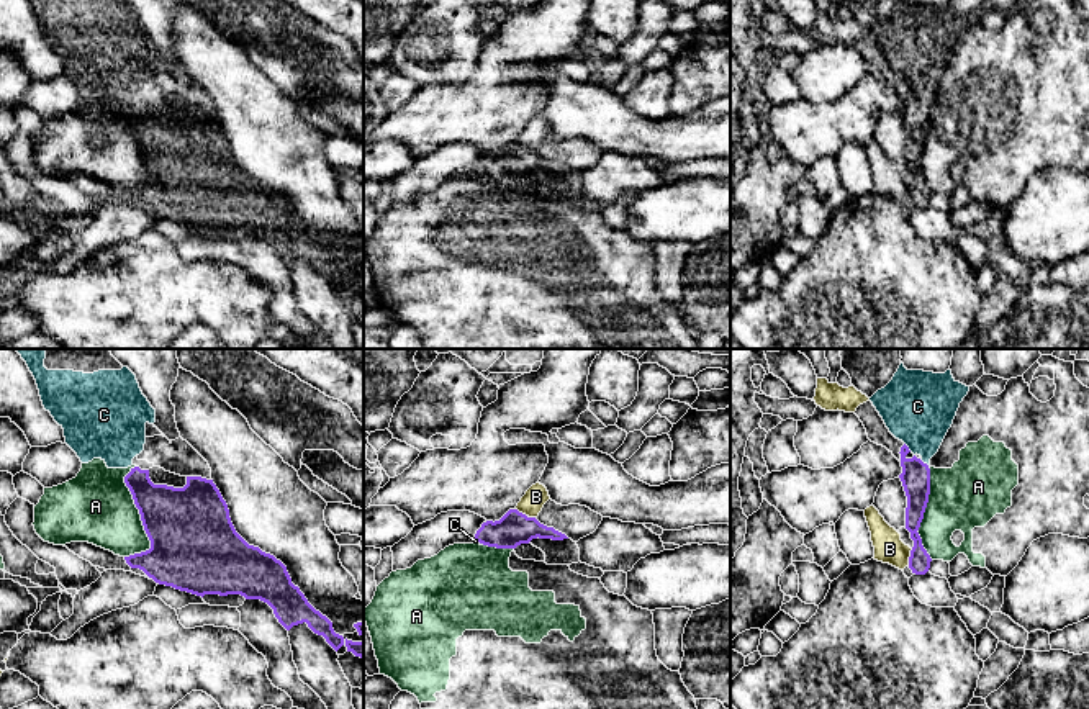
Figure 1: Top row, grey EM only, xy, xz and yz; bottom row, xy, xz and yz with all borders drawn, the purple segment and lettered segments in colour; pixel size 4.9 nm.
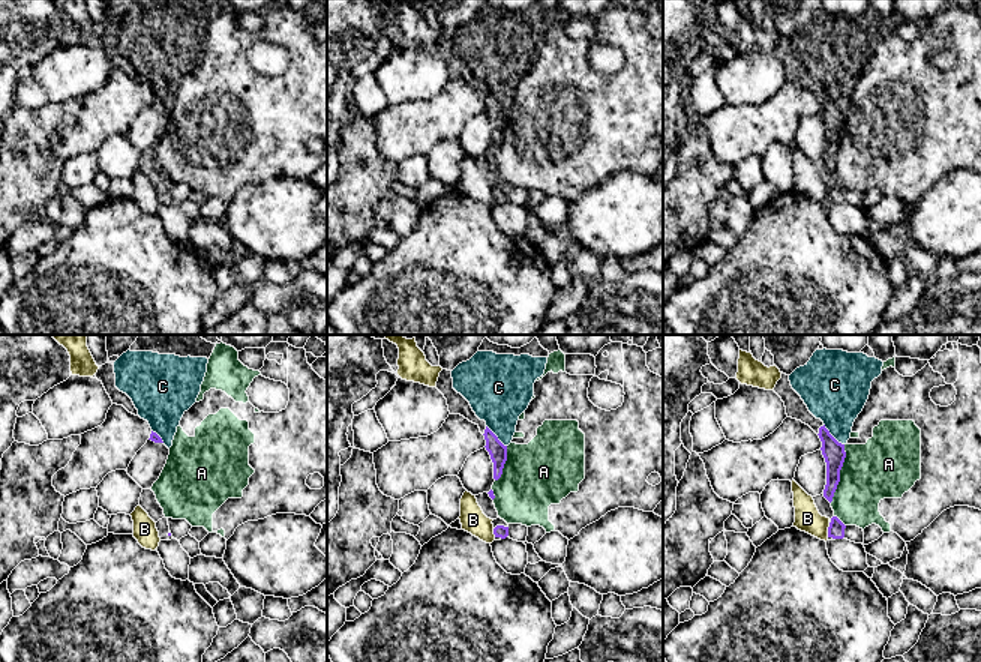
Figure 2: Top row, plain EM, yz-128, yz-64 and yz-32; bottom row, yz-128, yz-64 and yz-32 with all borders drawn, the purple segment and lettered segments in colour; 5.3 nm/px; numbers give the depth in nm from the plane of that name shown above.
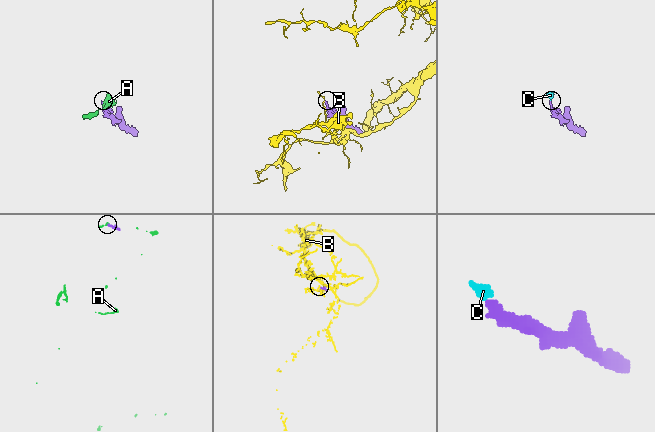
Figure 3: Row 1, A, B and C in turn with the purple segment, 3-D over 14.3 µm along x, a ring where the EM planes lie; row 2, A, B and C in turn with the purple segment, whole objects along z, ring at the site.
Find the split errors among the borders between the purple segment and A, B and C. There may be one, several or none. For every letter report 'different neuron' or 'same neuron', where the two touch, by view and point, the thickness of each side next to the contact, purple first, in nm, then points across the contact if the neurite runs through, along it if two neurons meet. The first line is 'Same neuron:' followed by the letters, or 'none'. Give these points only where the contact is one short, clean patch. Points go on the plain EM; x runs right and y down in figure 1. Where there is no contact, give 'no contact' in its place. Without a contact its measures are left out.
Same neuron: C
A: different neuron; contact xy (141, 153); calibres 420 and 360 nm
B: different neuron; contact yz (909, 190); calibres 110 and 140 nm
C: same neuron; contact yz (908, 81); calibres 140 and 360 nm; way yz (916, 108), (904, 94), (908, 81), (917, 71), (917, 40)

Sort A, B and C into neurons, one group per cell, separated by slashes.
A / B / C

